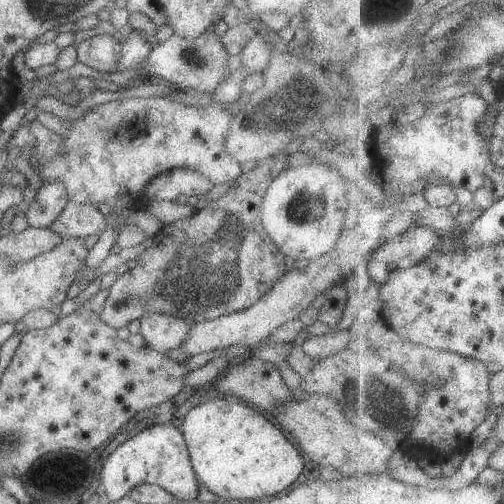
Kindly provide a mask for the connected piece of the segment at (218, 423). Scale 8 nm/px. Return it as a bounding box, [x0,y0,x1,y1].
[178,397,303,500]

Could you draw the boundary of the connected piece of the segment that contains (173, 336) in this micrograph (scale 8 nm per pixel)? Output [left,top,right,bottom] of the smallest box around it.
[138,313,190,354]

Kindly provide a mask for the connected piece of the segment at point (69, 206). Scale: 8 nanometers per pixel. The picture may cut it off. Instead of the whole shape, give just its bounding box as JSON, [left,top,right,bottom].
[47,201,106,237]

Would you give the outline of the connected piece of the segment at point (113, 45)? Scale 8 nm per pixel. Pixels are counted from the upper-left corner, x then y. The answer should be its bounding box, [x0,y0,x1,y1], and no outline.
[77,35,121,77]

